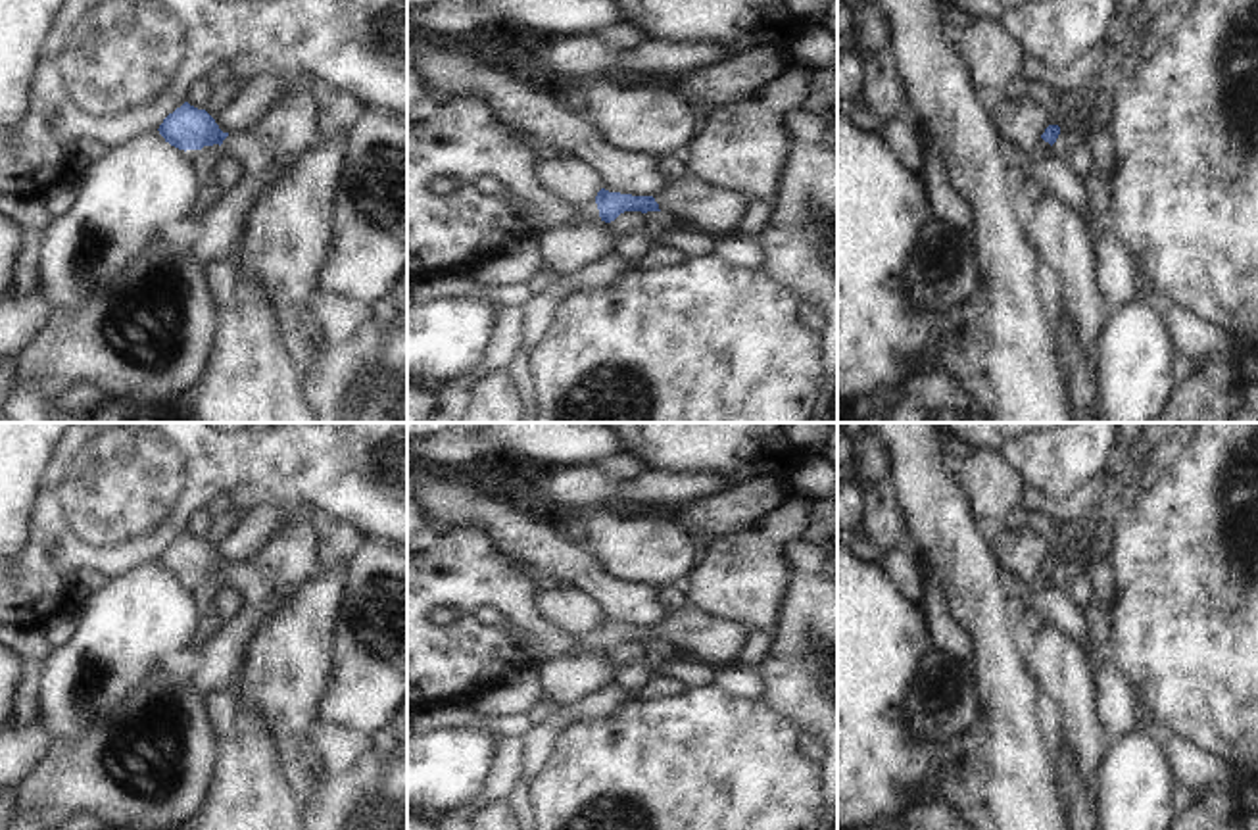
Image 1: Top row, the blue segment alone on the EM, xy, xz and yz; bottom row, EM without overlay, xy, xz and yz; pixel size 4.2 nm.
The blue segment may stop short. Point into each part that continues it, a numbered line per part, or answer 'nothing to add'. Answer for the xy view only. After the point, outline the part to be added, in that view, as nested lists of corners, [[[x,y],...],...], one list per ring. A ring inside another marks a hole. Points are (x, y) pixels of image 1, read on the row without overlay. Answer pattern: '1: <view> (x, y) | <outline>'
1: xy (285, 561) | [[[303,501],[278,505],[278,530],[248,559],[229,565],[221,574],[223,584],[242,596],[242,611],[198,649],[192,688],[202,697],[229,690],[254,630],[319,571],[315,549],[323,519],[317,509]]]

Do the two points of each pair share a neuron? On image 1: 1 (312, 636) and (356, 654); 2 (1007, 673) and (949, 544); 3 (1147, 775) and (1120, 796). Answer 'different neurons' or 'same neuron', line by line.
1: different neurons
2: same neuron
3: same neuron

